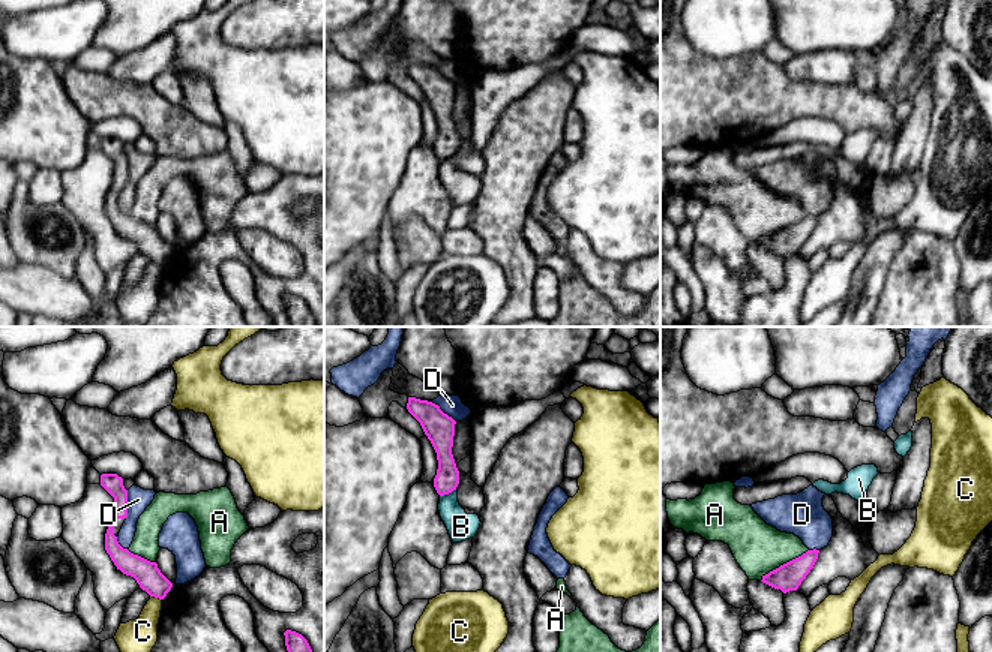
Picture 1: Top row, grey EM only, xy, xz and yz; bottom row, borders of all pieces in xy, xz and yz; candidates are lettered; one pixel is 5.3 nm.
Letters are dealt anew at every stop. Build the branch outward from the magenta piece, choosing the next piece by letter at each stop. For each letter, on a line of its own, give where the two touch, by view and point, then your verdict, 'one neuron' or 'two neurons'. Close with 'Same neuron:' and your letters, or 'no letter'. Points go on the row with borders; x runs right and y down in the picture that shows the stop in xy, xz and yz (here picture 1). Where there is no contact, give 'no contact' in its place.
A: yz (784, 564) | two neurons
B: xz (447, 493) | two neurons
C: xy (156, 597) | two neurons
D: xz (440, 409) | two neurons
Same neuron: no letter

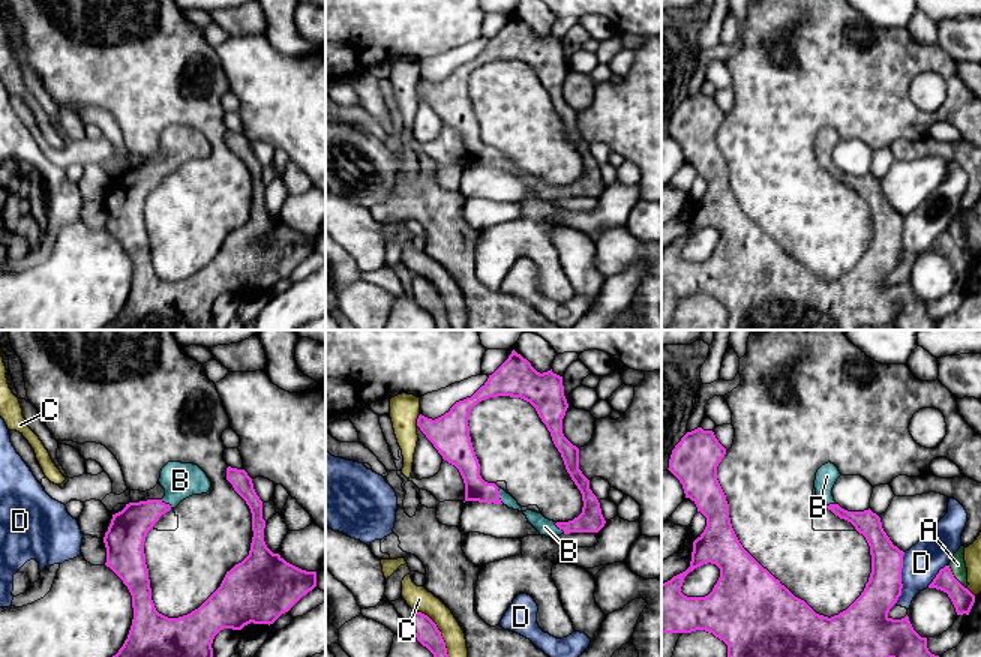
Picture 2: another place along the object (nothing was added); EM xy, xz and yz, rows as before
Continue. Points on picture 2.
A: yz (954, 578) | two neurons
B: xz (498, 495) | one neuron
C: xz (438, 630) | two neurons
D: yz (900, 578) | two neurons
Same neuron: B

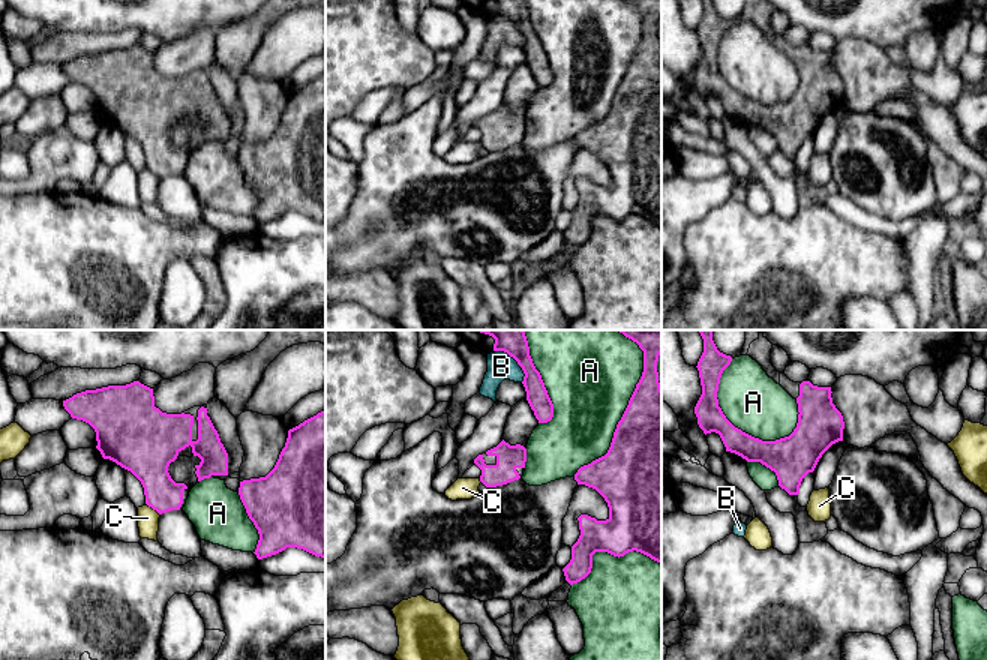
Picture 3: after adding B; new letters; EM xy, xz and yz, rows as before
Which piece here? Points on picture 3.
A: xz (627, 407) | two neurons
B: xz (516, 360) | two neurons
C: xy (153, 509) | two neurons
Same neuron: no letter

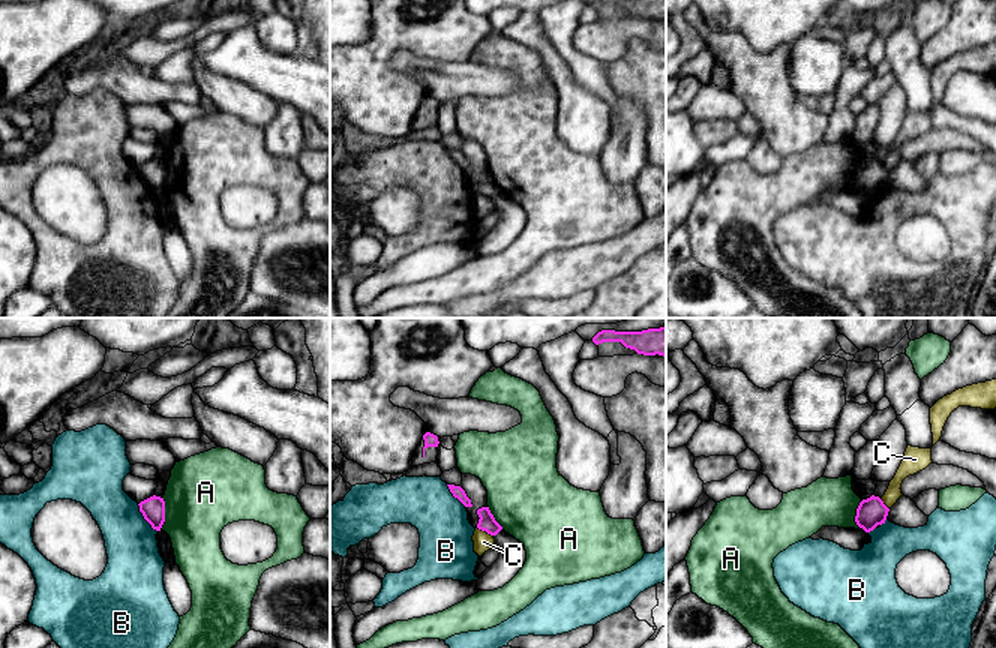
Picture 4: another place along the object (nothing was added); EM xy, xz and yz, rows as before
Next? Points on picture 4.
A: yz (855, 516) | two neurons
B: xy (144, 518) | two neurons
C: xz (485, 530) | two neurons
Same neuron: no letter

